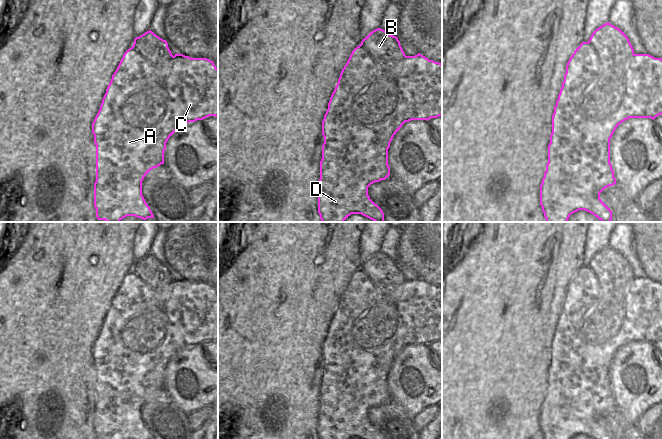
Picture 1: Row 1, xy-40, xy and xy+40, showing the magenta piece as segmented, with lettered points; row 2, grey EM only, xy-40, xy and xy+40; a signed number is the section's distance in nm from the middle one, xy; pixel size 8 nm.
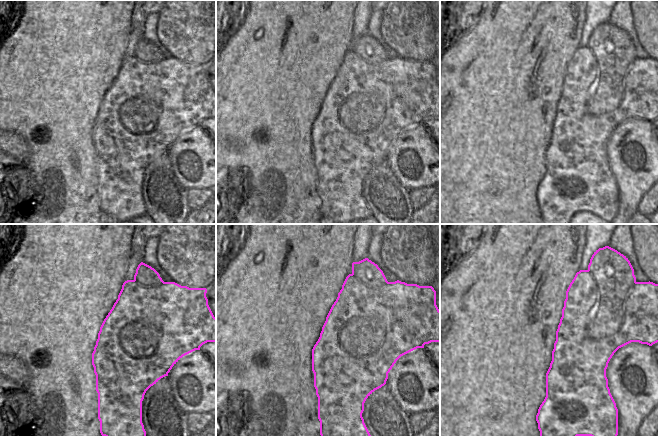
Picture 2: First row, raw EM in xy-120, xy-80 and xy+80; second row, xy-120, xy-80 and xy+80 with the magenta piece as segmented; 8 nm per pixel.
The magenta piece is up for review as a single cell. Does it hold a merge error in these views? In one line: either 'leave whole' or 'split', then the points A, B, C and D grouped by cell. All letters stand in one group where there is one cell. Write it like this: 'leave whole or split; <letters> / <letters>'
split; A C D / B

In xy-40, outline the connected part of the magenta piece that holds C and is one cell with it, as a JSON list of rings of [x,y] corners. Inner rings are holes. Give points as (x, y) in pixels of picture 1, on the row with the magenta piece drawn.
[[[133,46],[129,48],[123,55],[116,71],[112,75],[112,79],[106,89],[106,93],[102,99],[100,109],[92,123],[92,133],[94,135],[94,143],[96,145],[96,181],[94,183],[94,207],[96,209],[96,217],[98,220],[105,220],[106,222],[120,222],[127,216],[135,216],[146,220],[147,218],[154,218],[154,215],[146,203],[142,195],[142,181],[144,177],[153,169],[157,168],[161,164],[164,164],[164,151],[166,149],[166,143],[168,139],[183,125],[189,122],[195,122],[197,120],[203,120],[209,116],[215,116],[218,118],[218,69],[214,65],[214,62],[207,58],[191,58],[183,54],[175,54],[171,59],[161,62],[159,64],[153,64],[147,60],[138,50]],[[149,86],[161,86],[166,89],[168,93],[168,101],[166,103],[166,113],[164,117],[155,125],[147,128],[133,128],[129,126],[121,117],[120,109],[128,99],[128,97],[135,93],[141,92]]]

